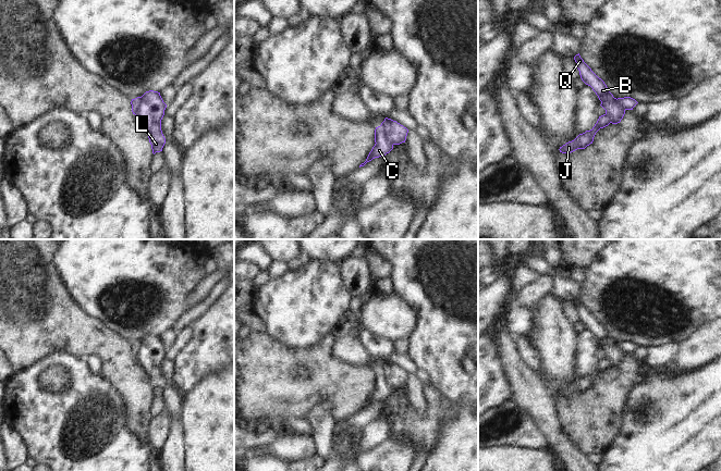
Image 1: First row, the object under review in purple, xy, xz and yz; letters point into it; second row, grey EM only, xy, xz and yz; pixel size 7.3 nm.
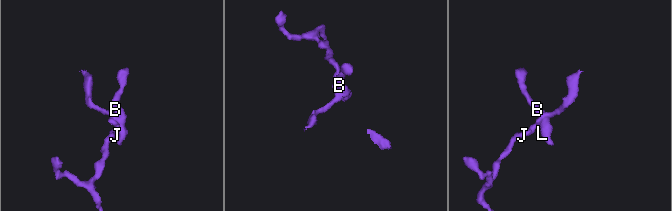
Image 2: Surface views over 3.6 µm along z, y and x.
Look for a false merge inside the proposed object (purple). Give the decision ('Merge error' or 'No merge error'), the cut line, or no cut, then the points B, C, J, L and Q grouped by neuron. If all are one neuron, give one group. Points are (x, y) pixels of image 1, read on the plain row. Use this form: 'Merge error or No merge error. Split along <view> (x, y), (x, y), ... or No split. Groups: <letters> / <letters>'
Merge error. Split along xz (379, 370), (383, 374), (385, 381), (392, 388). Groups: B L Q / C J.

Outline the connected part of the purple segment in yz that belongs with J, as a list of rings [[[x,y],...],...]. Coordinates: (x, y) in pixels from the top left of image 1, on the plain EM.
[[[606,358],[599,360],[597,367],[590,374],[586,374],[583,377],[579,377],[574,384],[566,386],[560,391],[560,396],[571,397],[577,393],[585,393],[587,389],[592,387],[596,376],[610,368],[610,361]]]

